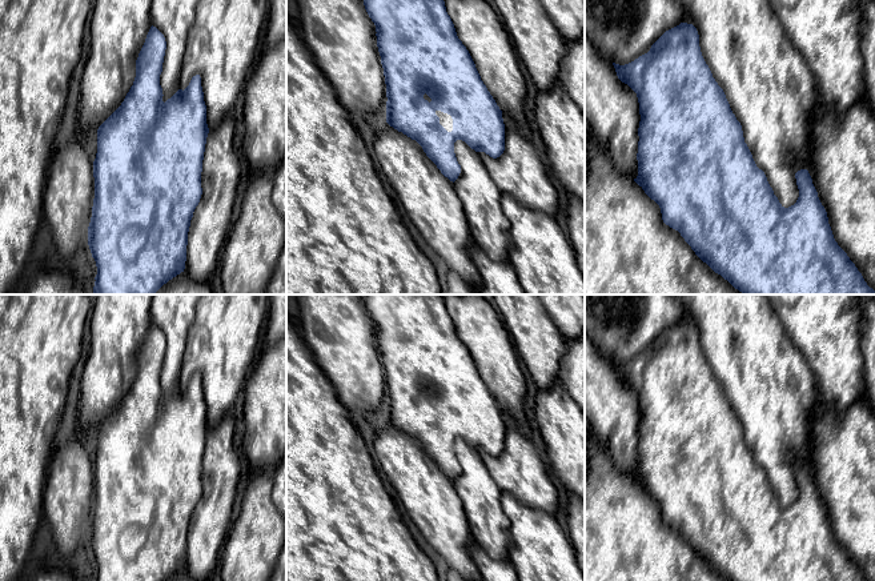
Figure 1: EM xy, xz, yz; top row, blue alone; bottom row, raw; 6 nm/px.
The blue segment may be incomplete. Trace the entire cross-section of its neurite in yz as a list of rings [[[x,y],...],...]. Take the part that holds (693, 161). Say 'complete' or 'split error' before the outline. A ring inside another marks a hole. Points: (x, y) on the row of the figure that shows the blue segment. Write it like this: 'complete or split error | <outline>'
complete | [[[681,23],[679,25],[666,31],[651,45],[647,53],[639,56],[629,64],[619,65],[613,63],[613,65],[618,79],[637,93],[639,103],[641,121],[638,128],[639,141],[637,153],[638,176],[634,179],[634,181],[651,200],[659,205],[663,223],[678,231],[695,255],[715,273],[721,275],[743,294],[875,294],[875,290],[867,285],[855,264],[835,241],[828,224],[827,212],[818,197],[818,192],[807,169],[800,169],[795,173],[796,185],[799,189],[796,203],[788,208],[784,208],[779,203],[767,181],[764,172],[756,167],[752,155],[744,143],[742,125],[732,113],[723,89],[713,77],[713,73],[702,56],[699,35],[693,24]]]

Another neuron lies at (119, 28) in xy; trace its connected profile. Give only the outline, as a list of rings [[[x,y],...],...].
[[[93,0],[91,17],[89,52],[84,59],[79,99],[77,135],[91,125],[99,127],[121,105],[136,77],[136,60],[152,27],[152,0]]]

